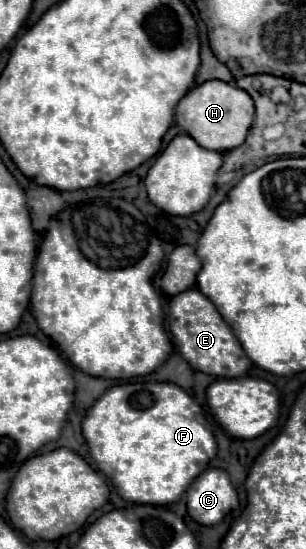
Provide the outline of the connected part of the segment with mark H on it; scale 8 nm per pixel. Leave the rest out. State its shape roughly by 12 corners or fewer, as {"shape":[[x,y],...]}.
{"shape":[[222,80],[192,88],[178,126],[216,152],[246,140],[254,102]]}

